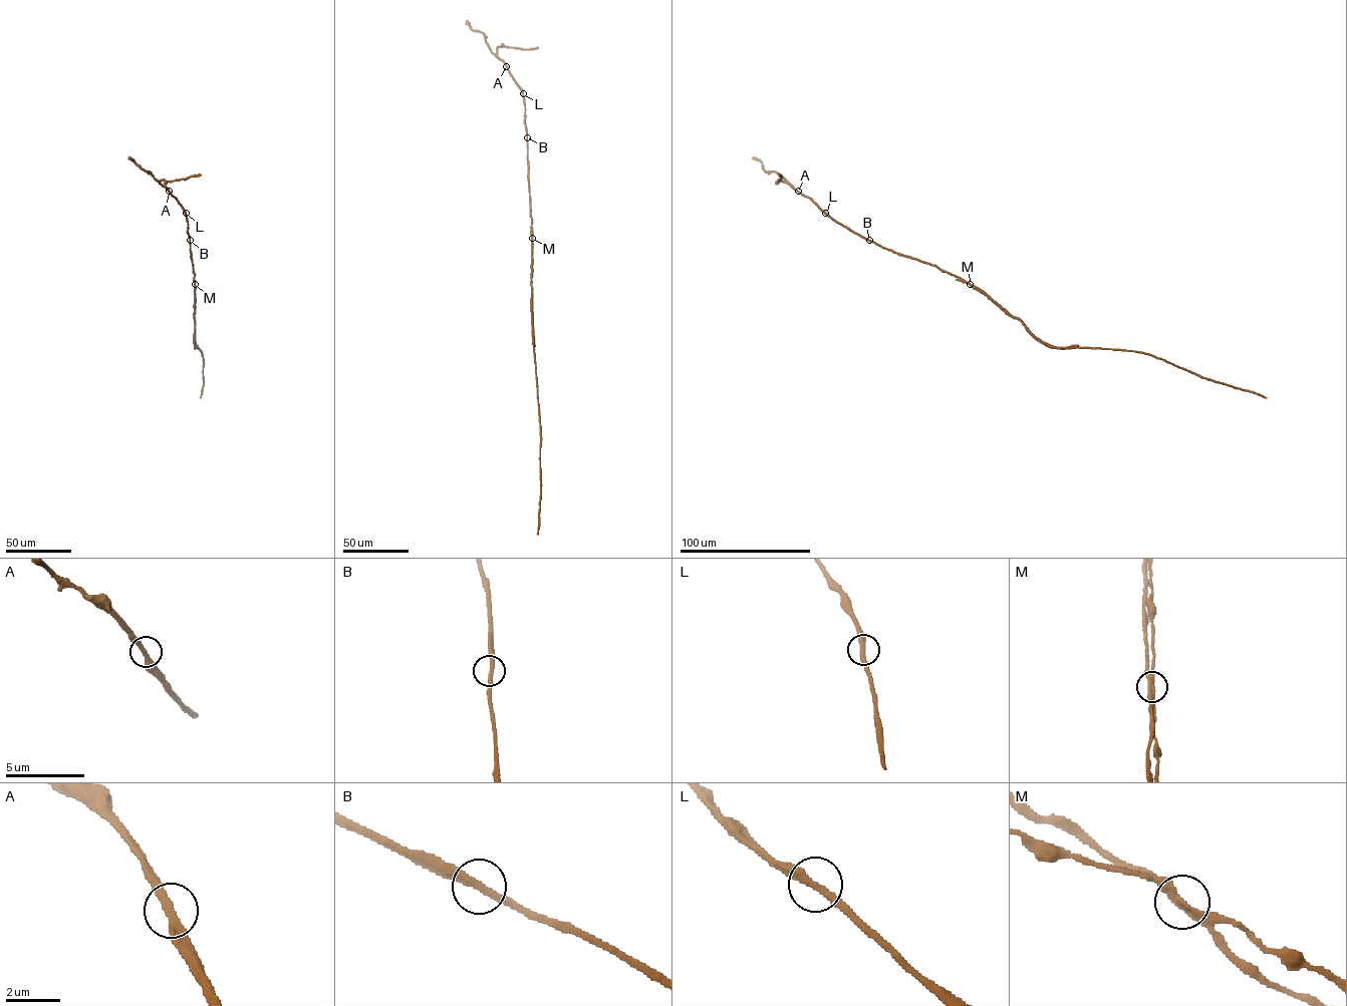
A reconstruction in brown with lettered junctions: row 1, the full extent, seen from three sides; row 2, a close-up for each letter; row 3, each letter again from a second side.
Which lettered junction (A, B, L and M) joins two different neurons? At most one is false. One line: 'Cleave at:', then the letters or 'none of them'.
Cleave at: none of them

